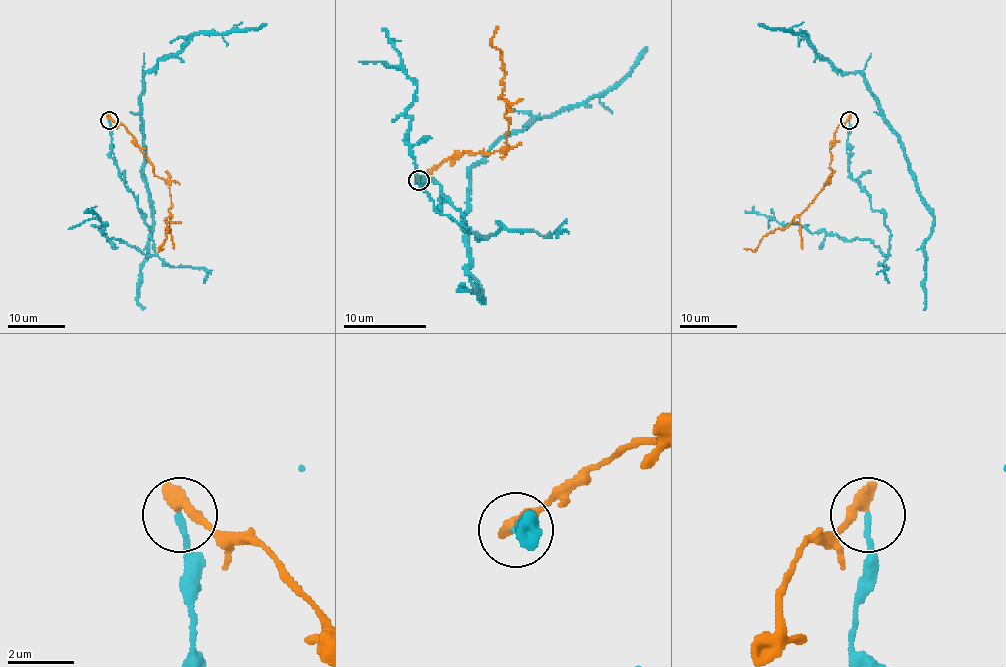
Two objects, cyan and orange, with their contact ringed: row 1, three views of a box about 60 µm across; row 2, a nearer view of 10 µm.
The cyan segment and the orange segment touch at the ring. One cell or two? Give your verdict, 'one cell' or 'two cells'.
two cells

